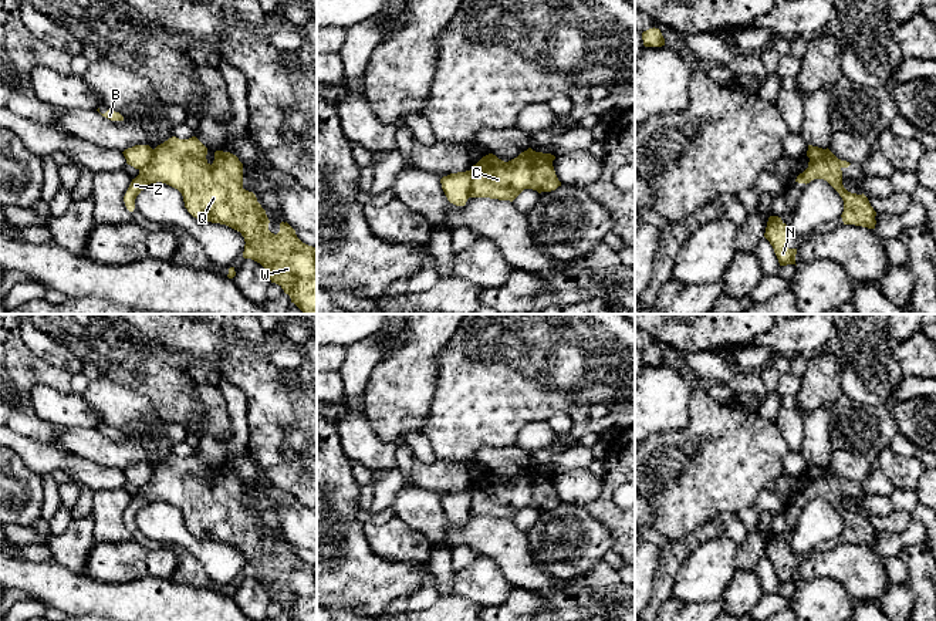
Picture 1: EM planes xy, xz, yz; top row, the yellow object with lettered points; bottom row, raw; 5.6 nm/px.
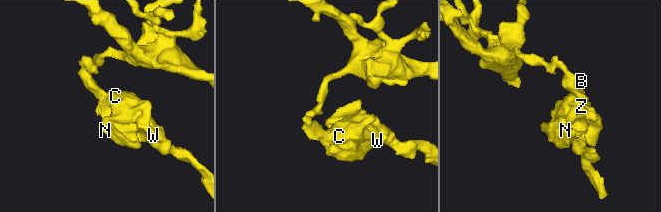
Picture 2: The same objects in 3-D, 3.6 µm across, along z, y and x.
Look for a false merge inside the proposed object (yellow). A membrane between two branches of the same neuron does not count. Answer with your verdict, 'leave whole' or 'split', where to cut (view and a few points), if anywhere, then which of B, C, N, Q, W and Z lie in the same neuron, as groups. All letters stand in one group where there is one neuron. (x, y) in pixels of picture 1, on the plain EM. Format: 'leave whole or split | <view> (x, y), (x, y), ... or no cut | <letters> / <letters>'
split | xz (472, 488), (472, 502), (468, 515) | B / C N Q W Z

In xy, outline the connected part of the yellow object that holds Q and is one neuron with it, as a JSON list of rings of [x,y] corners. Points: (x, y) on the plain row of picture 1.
[[[169,456],[153,468],[149,482],[132,497],[124,520],[129,530],[135,527],[136,514],[151,502],[162,500],[178,507],[187,530],[197,539],[226,543],[244,556],[244,577],[260,581],[271,601],[278,603],[291,621],[317,621],[317,571],[315,566],[303,561],[295,549],[285,540],[277,553],[268,549],[266,529],[253,510],[243,506],[243,482],[230,470],[216,469],[210,483],[207,466],[196,456]]]

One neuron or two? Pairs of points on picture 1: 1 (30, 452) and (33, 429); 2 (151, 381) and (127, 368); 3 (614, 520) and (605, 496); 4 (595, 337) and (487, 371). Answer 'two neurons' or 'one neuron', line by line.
1: two neurons
2: one neuron
3: one neuron
4: one neuron

